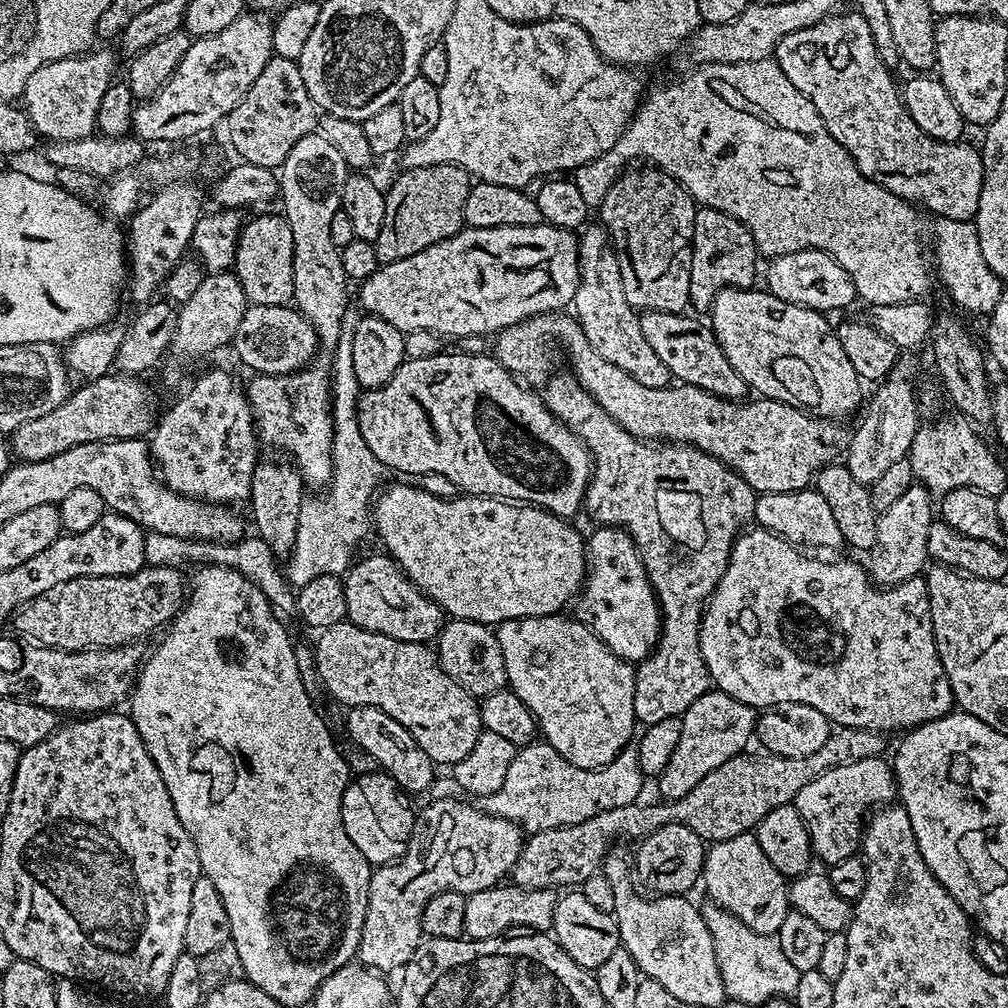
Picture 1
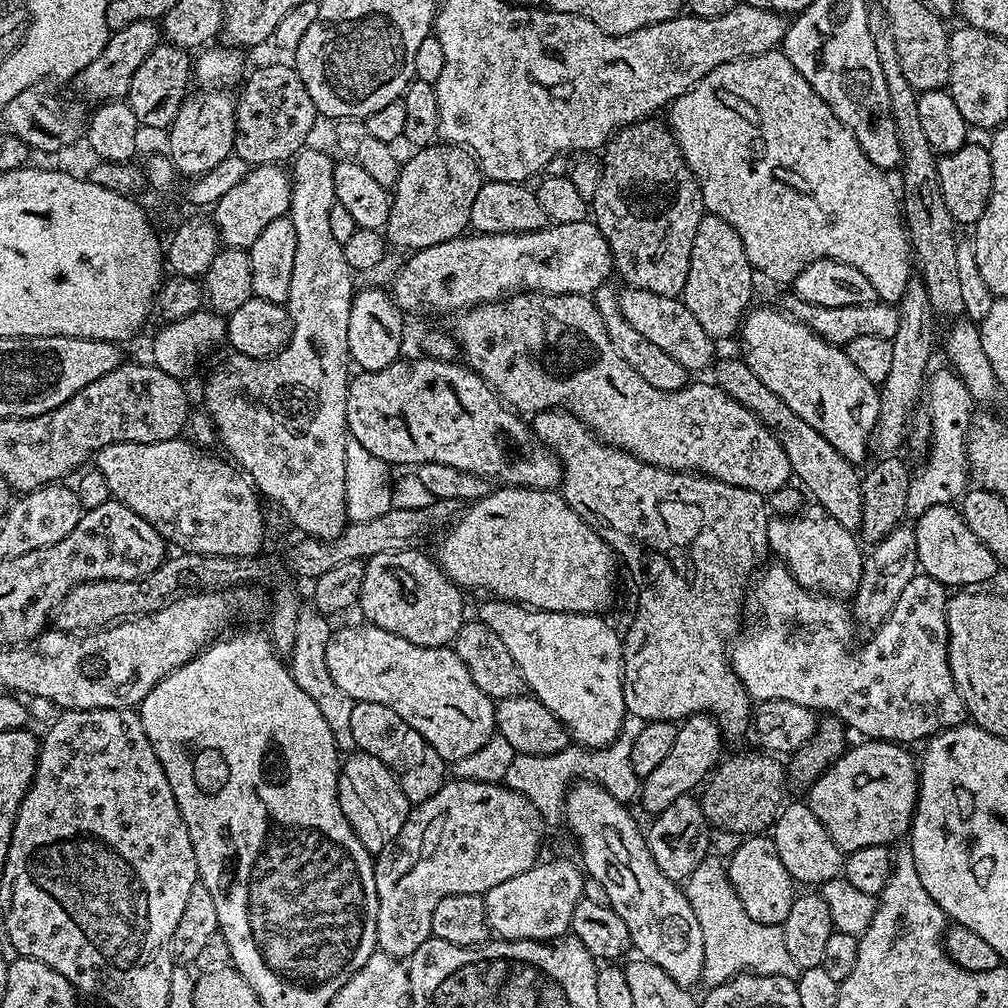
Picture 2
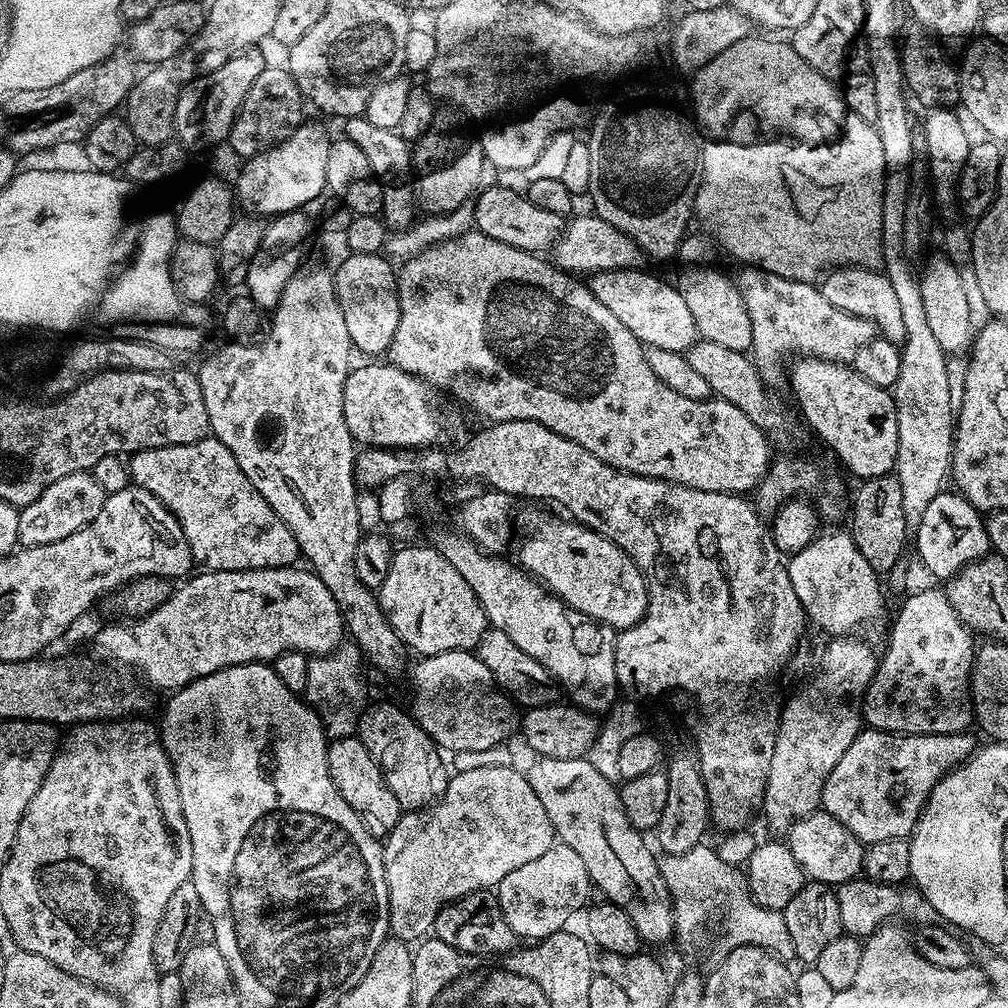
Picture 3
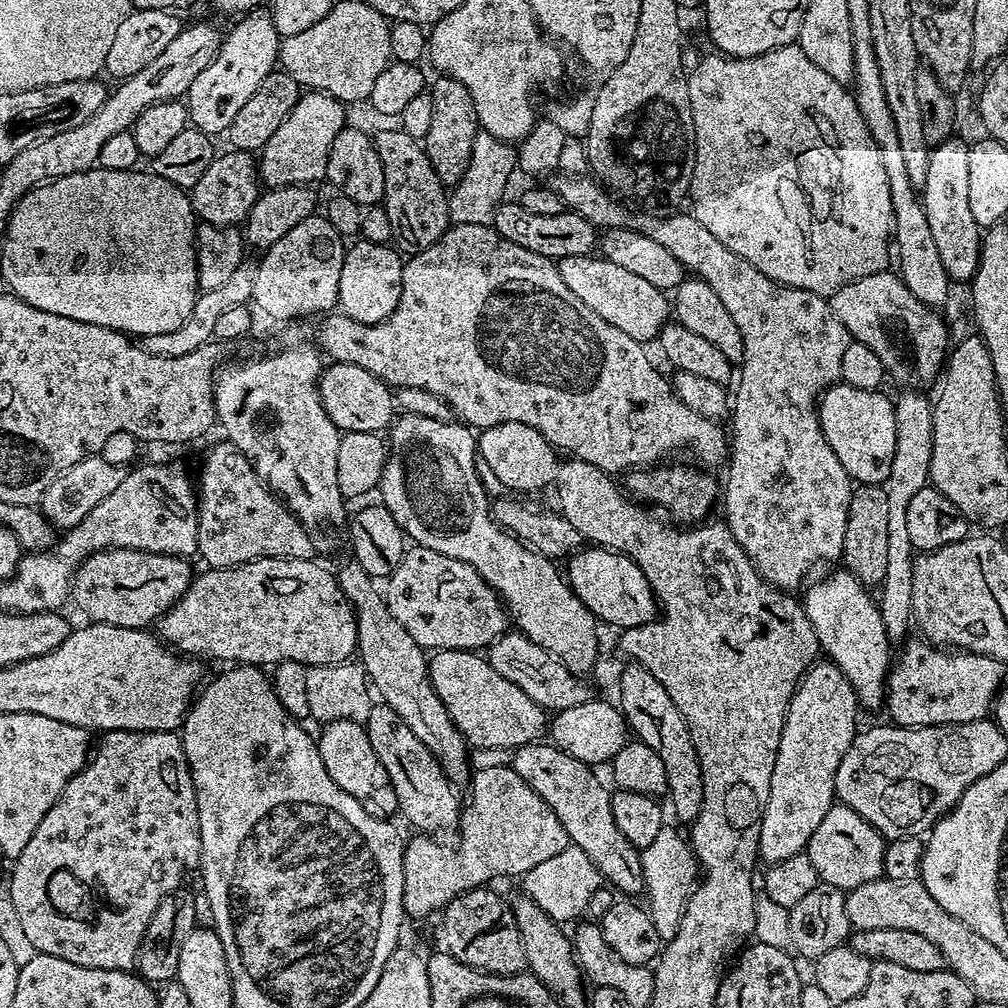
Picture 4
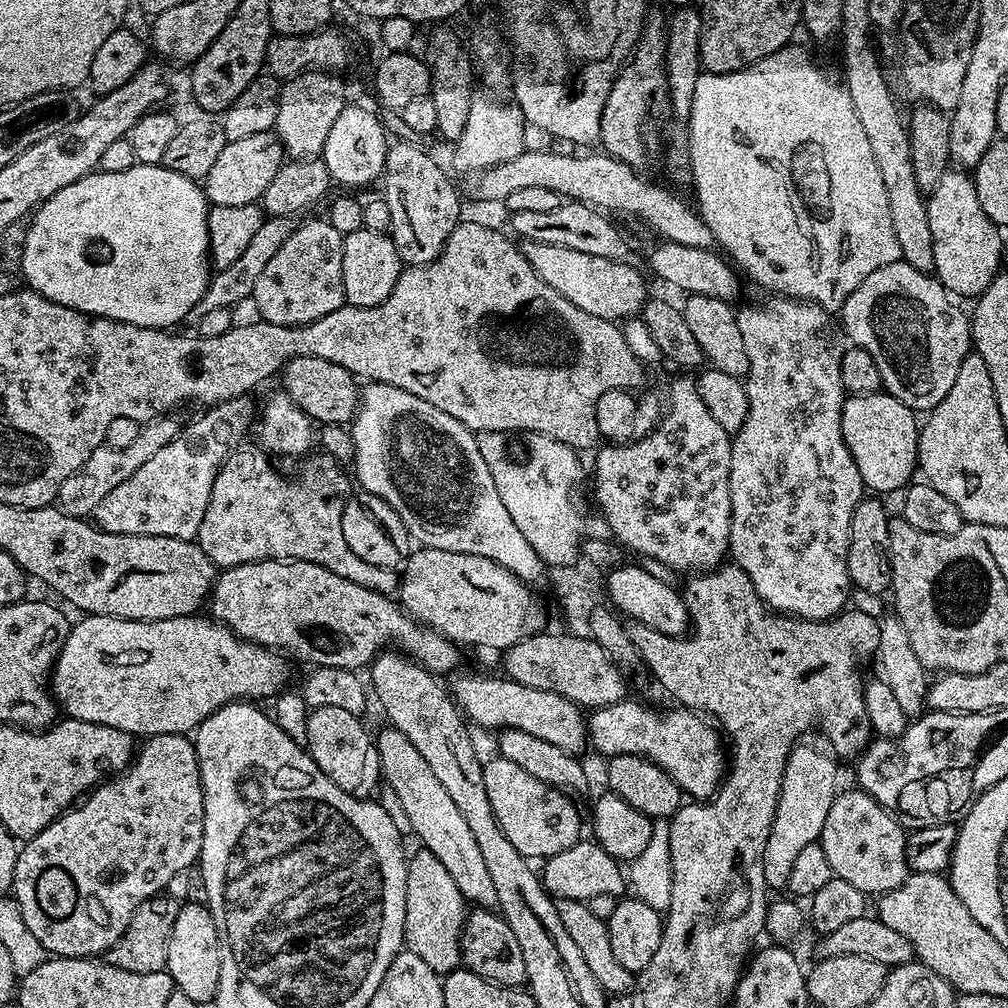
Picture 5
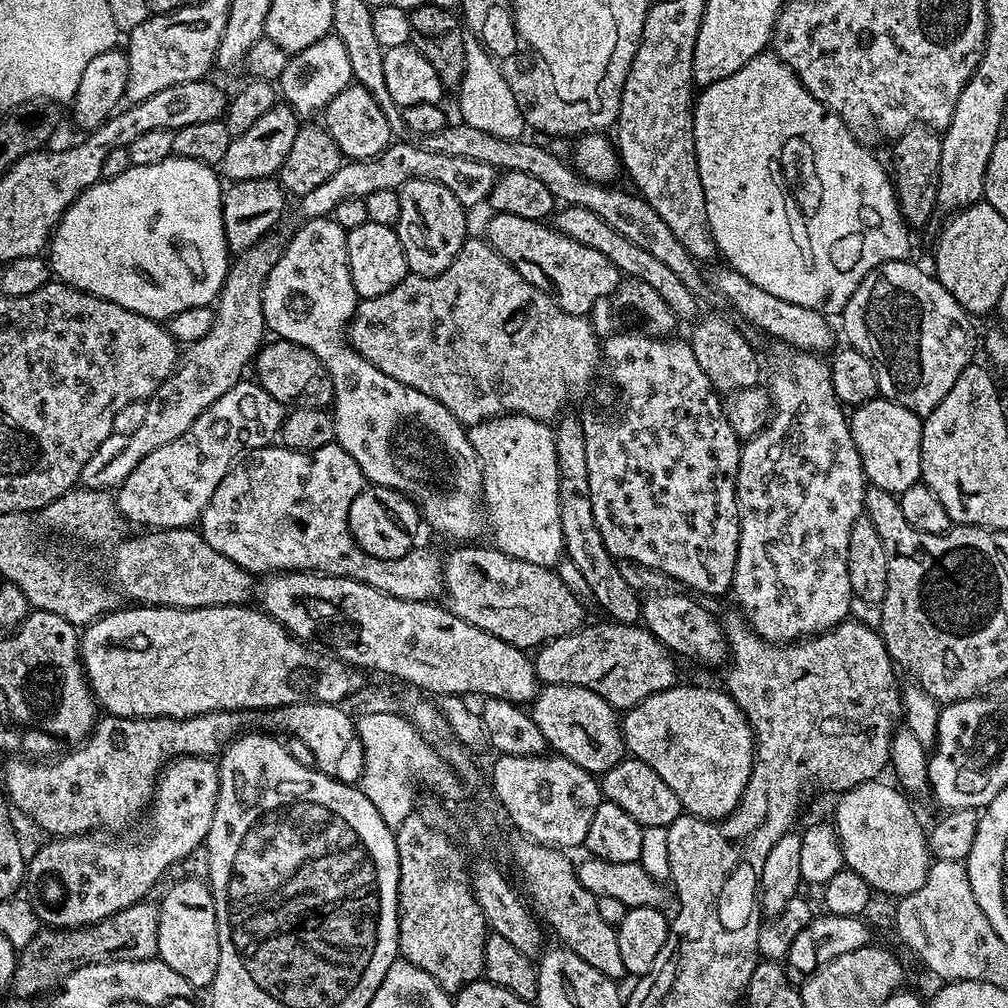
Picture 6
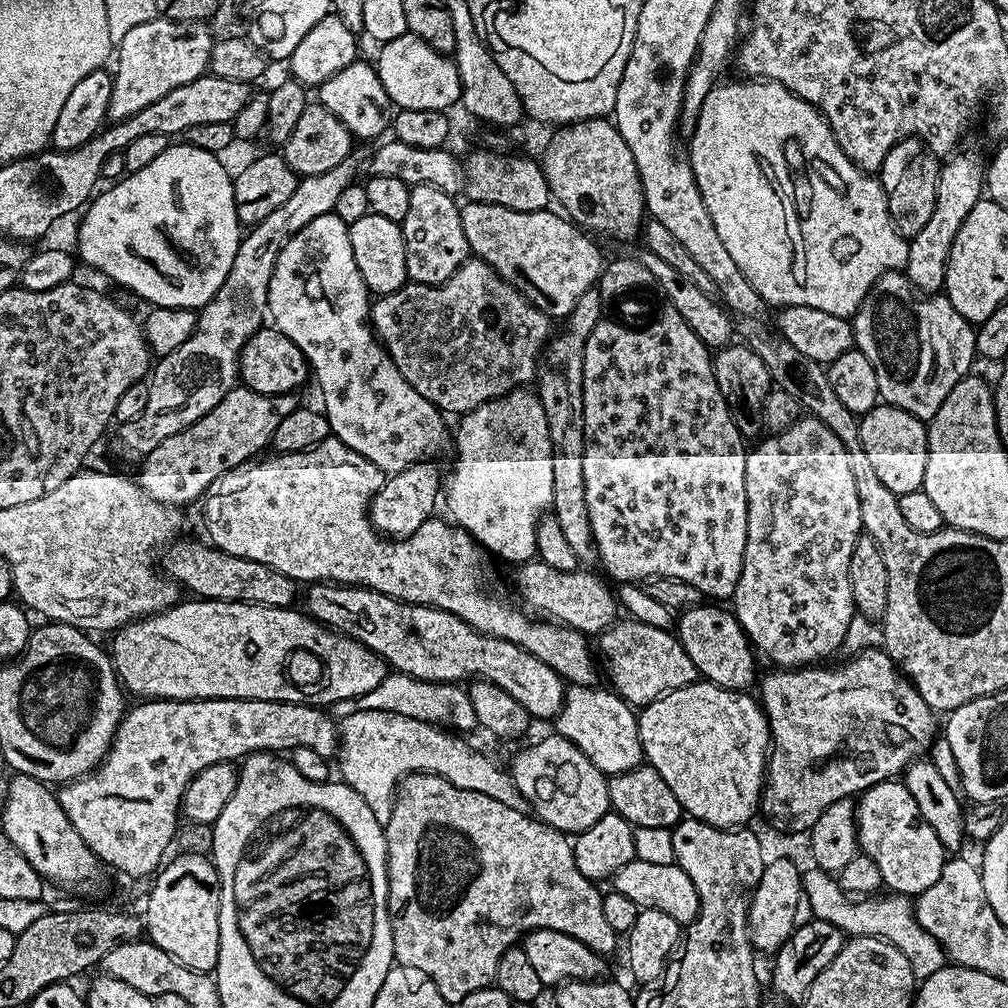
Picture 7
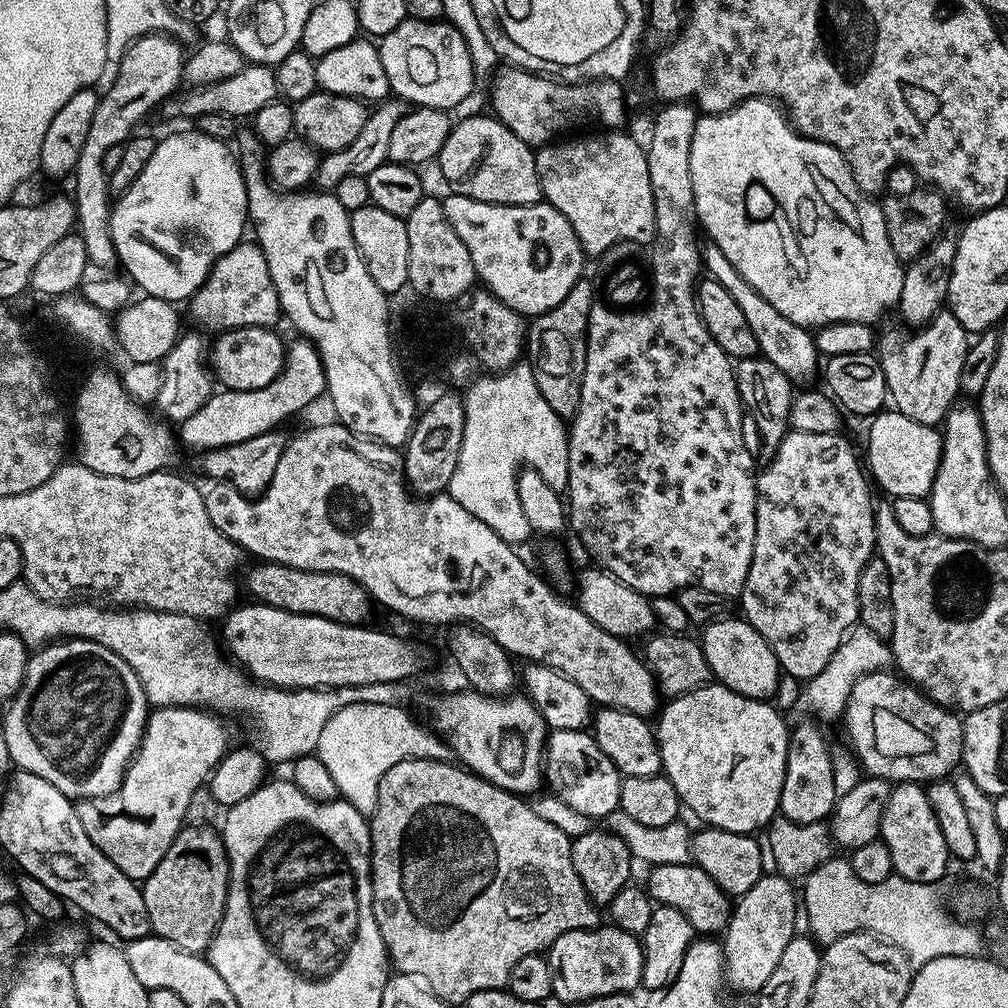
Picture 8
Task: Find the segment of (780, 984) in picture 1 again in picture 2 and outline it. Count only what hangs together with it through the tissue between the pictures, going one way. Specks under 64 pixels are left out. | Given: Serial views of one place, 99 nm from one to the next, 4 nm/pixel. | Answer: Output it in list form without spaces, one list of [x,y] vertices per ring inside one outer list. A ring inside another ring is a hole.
[[[706,858],[690,874],[683,885],[686,898],[698,918],[702,930],[702,974],[705,985],[715,986],[735,976],[755,974],[758,976],[797,977],[802,969],[790,958],[786,950],[786,938],[779,924],[754,922],[746,914],[746,906],[738,898],[734,886],[728,881],[725,865],[712,858]]]

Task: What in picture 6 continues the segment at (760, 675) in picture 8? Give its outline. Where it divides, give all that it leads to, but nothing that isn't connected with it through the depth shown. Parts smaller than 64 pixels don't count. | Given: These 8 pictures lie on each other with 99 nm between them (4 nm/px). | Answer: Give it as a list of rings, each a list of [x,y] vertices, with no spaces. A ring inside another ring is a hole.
[[[684,592],[652,594],[642,604],[642,624],[654,633],[677,657],[697,660],[700,664],[723,665],[729,659],[728,639],[724,637],[723,623],[708,608],[699,604],[699,599]]]

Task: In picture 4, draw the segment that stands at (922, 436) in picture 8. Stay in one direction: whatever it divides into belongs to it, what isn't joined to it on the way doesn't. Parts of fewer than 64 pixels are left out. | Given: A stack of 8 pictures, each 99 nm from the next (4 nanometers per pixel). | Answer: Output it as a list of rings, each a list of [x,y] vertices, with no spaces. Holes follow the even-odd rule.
[[[837,382],[825,391],[818,401],[820,410],[820,424],[823,426],[826,438],[842,466],[846,466],[848,475],[857,485],[883,485],[888,479],[894,462],[896,450],[896,405],[893,397],[883,396],[883,391],[862,390],[843,382]]]

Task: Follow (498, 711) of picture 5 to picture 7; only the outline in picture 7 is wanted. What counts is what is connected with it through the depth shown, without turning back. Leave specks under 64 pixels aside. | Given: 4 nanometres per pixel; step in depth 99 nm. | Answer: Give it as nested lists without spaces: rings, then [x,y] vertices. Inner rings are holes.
[[[587,684],[571,685],[564,693],[564,704],[560,712],[555,716],[555,731],[566,737],[574,746],[578,746],[578,750],[582,750],[582,754],[586,754],[586,758],[590,758],[590,762],[594,762],[594,766],[598,766],[598,770],[602,770],[605,776],[617,776],[645,763],[642,742],[638,734],[638,716],[633,705],[627,704],[617,692],[600,687]]]

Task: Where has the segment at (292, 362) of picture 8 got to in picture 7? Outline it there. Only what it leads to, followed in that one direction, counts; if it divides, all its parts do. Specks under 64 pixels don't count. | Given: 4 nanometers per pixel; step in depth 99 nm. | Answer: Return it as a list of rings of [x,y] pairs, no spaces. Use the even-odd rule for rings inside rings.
[[[243,386],[231,388],[214,410],[186,426],[186,430],[170,434],[170,438],[158,442],[158,446],[143,457],[141,464],[144,465],[138,475],[140,488],[163,504],[185,506],[191,500],[199,501],[214,478],[249,463],[261,455],[259,452],[264,447],[271,445],[274,430],[278,430],[282,418],[298,407],[296,398],[292,394],[263,396]]]

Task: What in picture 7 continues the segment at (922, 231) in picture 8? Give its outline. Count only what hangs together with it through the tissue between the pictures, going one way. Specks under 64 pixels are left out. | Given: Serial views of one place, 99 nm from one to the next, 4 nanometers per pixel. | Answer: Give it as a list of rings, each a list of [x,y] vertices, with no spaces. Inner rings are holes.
[[[908,136],[905,140],[899,140],[890,150],[890,154],[886,154],[878,179],[884,187],[890,218],[901,236],[910,238],[926,227],[926,221],[934,210],[934,194],[938,190],[940,166],[941,161],[919,136]]]

